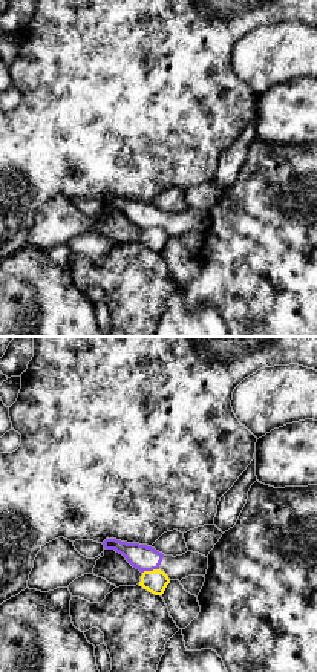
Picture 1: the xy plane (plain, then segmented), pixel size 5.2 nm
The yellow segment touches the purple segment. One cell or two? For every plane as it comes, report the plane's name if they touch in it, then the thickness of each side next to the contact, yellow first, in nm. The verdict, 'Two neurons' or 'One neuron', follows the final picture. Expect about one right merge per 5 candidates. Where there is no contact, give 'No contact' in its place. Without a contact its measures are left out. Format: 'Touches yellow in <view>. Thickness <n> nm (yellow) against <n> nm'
Touches yellow in xy. Thickness 120 nm (yellow) against 140 nm

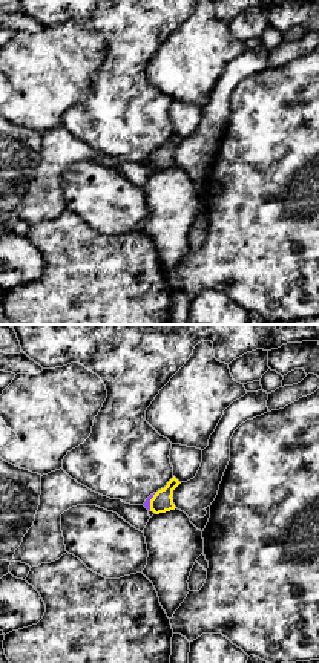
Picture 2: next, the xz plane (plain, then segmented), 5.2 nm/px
Touches yellow in xz. Thickness 110 nm (yellow) against 40 nm

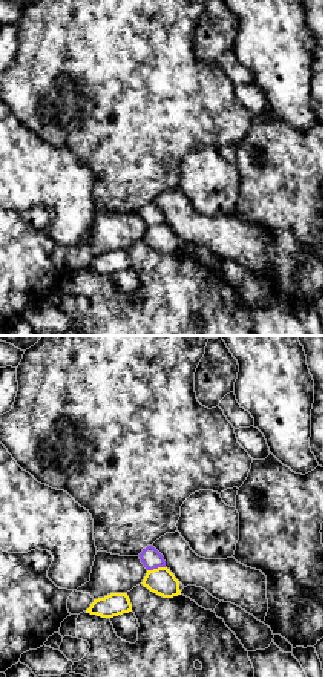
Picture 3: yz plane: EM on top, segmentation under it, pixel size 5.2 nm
Touches yellow in yz. Thickness 140 nm (yellow) against 100 nm

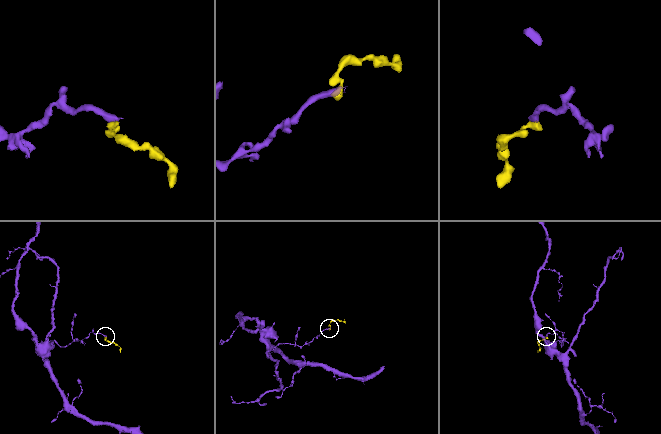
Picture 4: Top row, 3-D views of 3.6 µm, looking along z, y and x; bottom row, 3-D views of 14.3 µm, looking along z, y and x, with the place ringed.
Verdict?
Two neurons

